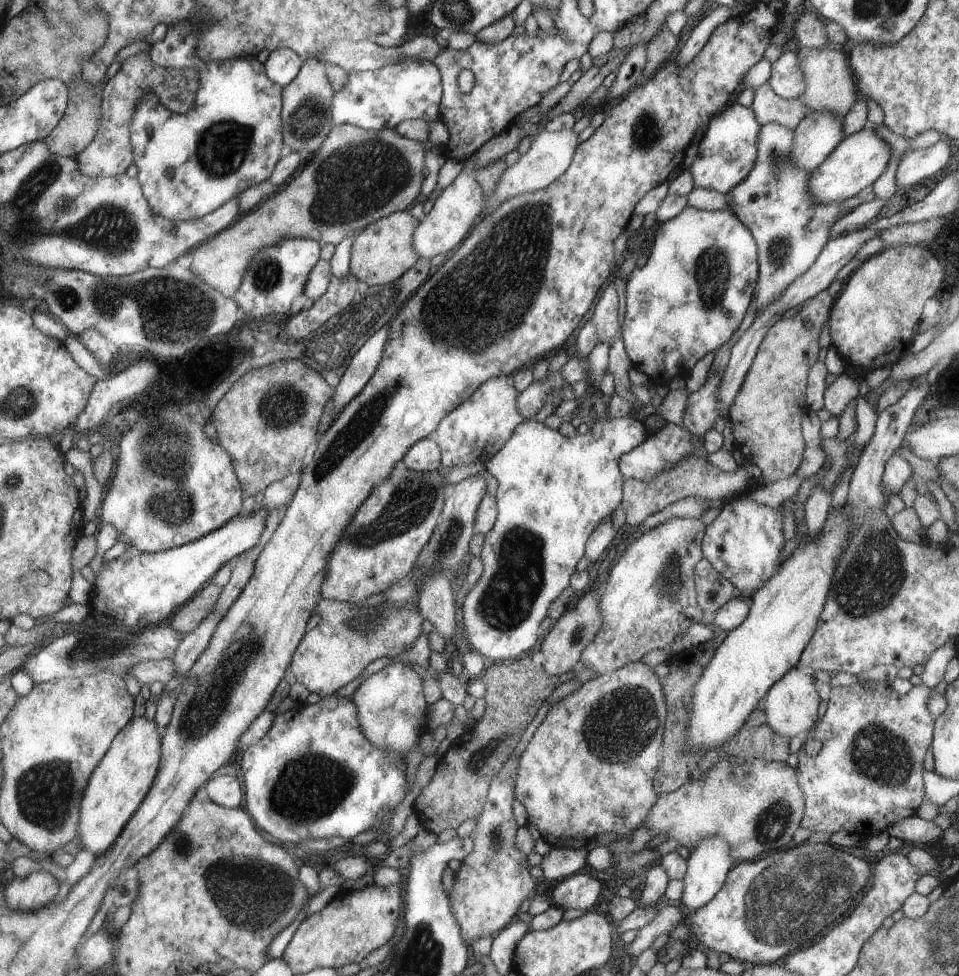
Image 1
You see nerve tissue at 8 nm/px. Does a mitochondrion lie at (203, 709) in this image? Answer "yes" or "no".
yes

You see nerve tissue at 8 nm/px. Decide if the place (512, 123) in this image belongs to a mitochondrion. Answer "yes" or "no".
no

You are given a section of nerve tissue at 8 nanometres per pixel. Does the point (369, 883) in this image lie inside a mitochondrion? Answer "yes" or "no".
no

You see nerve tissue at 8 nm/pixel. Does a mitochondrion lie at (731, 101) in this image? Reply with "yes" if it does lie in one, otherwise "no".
no

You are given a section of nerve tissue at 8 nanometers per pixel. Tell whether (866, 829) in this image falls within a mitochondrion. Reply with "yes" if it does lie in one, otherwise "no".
no

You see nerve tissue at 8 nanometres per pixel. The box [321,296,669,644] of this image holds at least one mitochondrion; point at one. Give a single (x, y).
(510, 596)

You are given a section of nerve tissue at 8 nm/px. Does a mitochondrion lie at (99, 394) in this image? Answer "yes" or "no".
no

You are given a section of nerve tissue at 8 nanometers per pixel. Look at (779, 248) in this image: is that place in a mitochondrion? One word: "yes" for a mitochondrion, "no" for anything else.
yes

